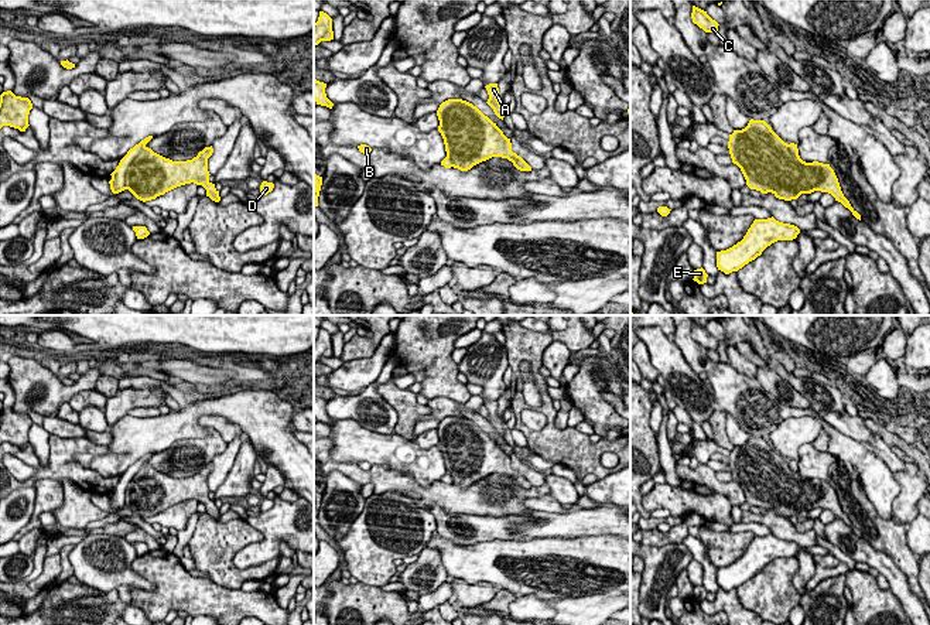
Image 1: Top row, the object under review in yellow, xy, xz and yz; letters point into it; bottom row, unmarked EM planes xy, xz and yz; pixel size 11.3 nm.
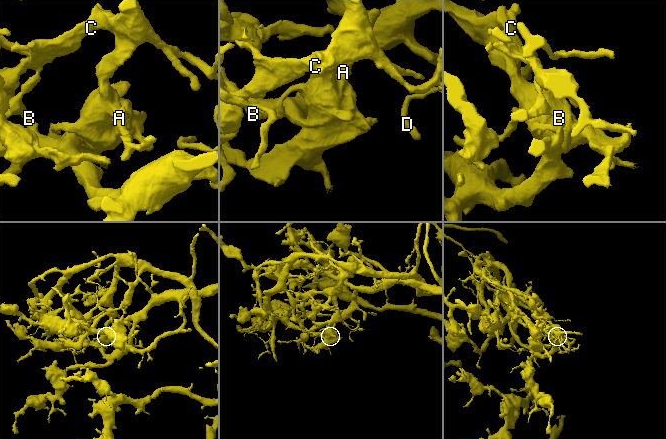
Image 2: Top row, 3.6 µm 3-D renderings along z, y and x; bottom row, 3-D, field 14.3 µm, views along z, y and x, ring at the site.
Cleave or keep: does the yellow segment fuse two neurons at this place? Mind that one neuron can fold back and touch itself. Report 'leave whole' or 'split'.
split

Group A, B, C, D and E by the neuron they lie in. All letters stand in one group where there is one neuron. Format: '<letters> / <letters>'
A C D / B E

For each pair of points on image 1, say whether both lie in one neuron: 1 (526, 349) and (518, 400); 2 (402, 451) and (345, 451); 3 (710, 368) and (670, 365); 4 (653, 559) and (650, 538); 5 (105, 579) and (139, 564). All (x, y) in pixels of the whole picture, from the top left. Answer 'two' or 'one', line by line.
1: one
2: one
3: two
4: two
5: two

